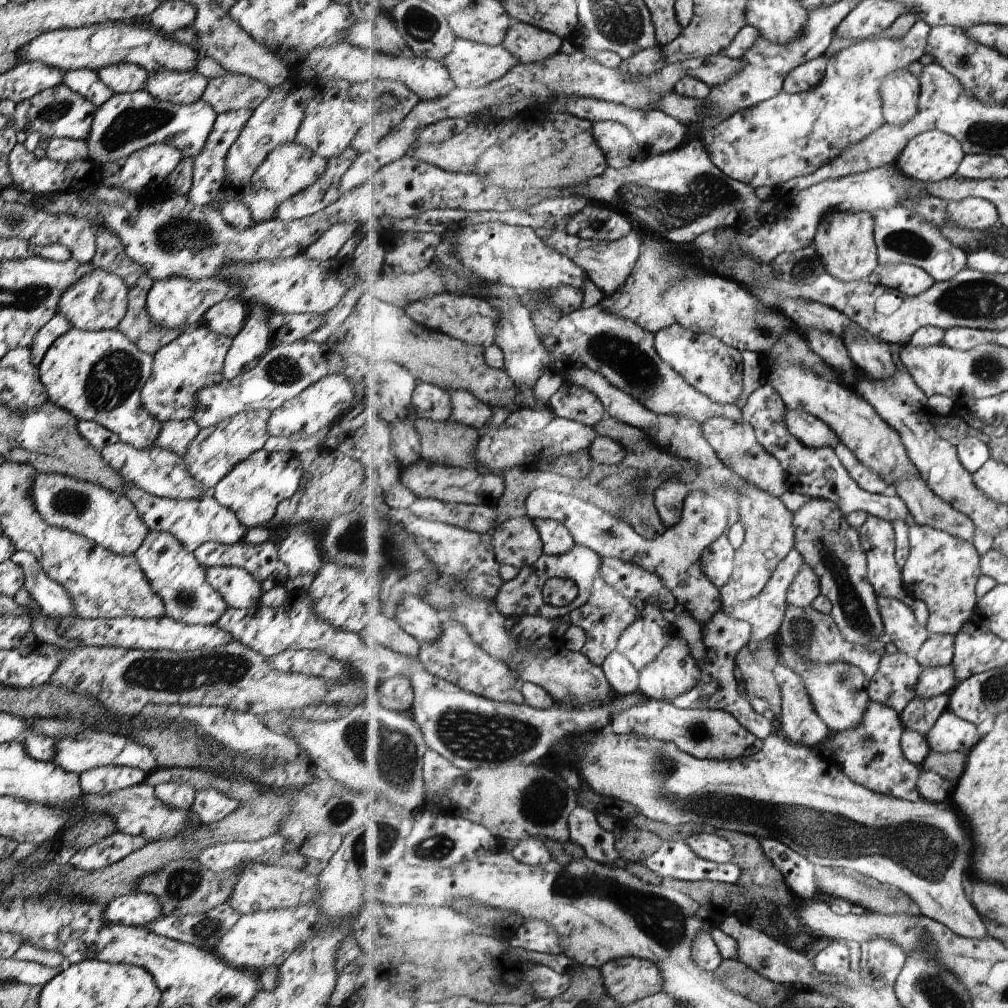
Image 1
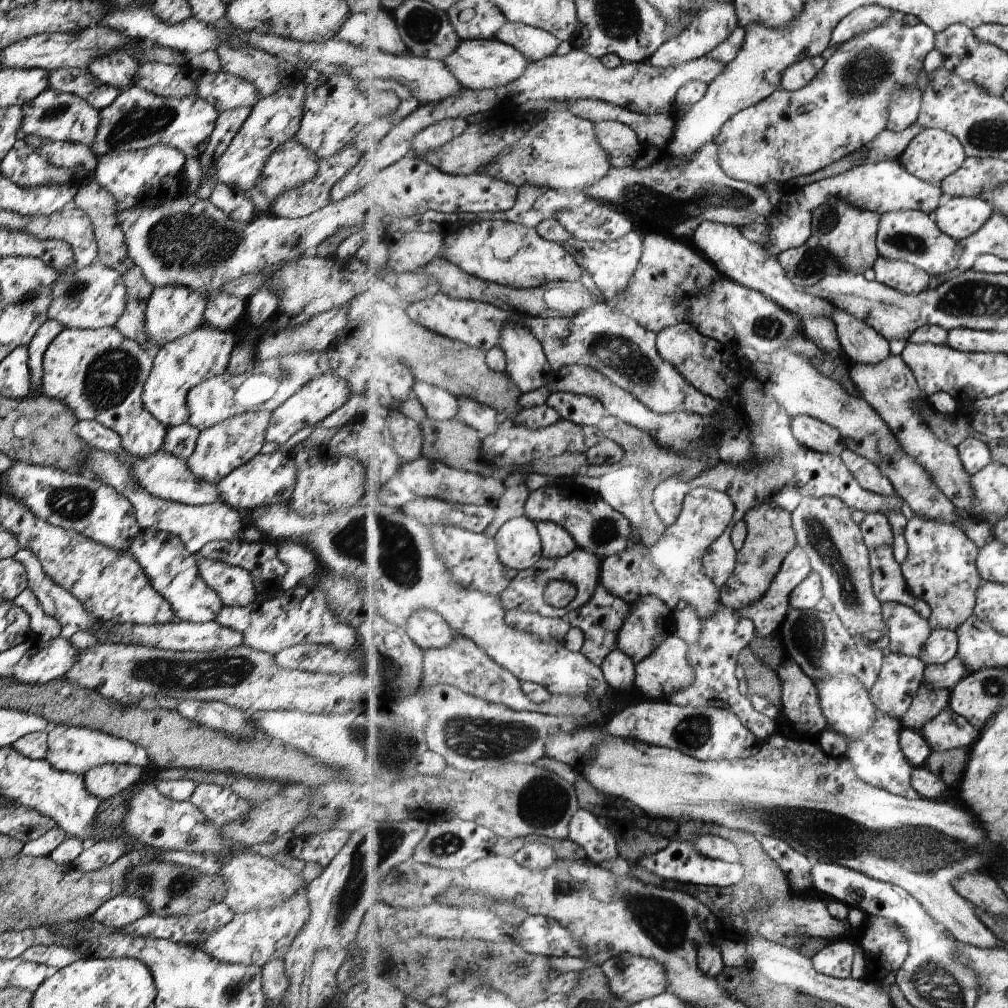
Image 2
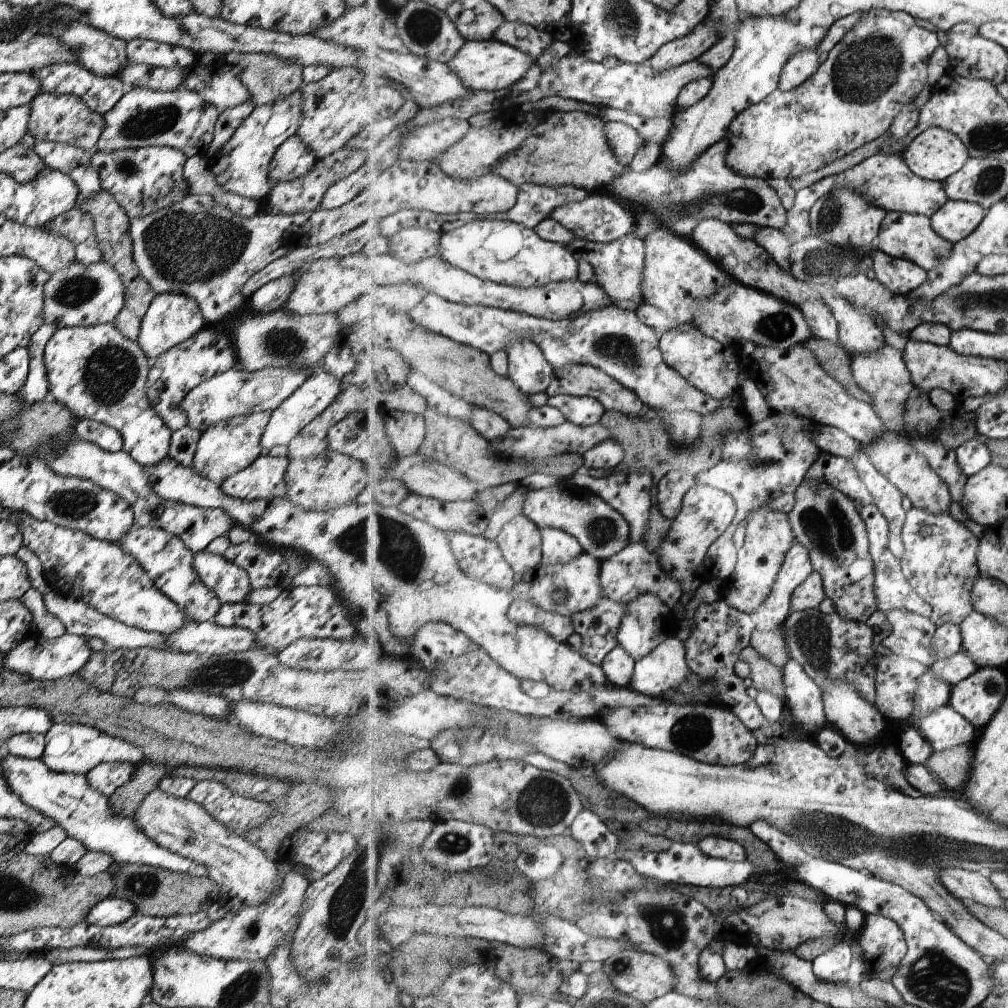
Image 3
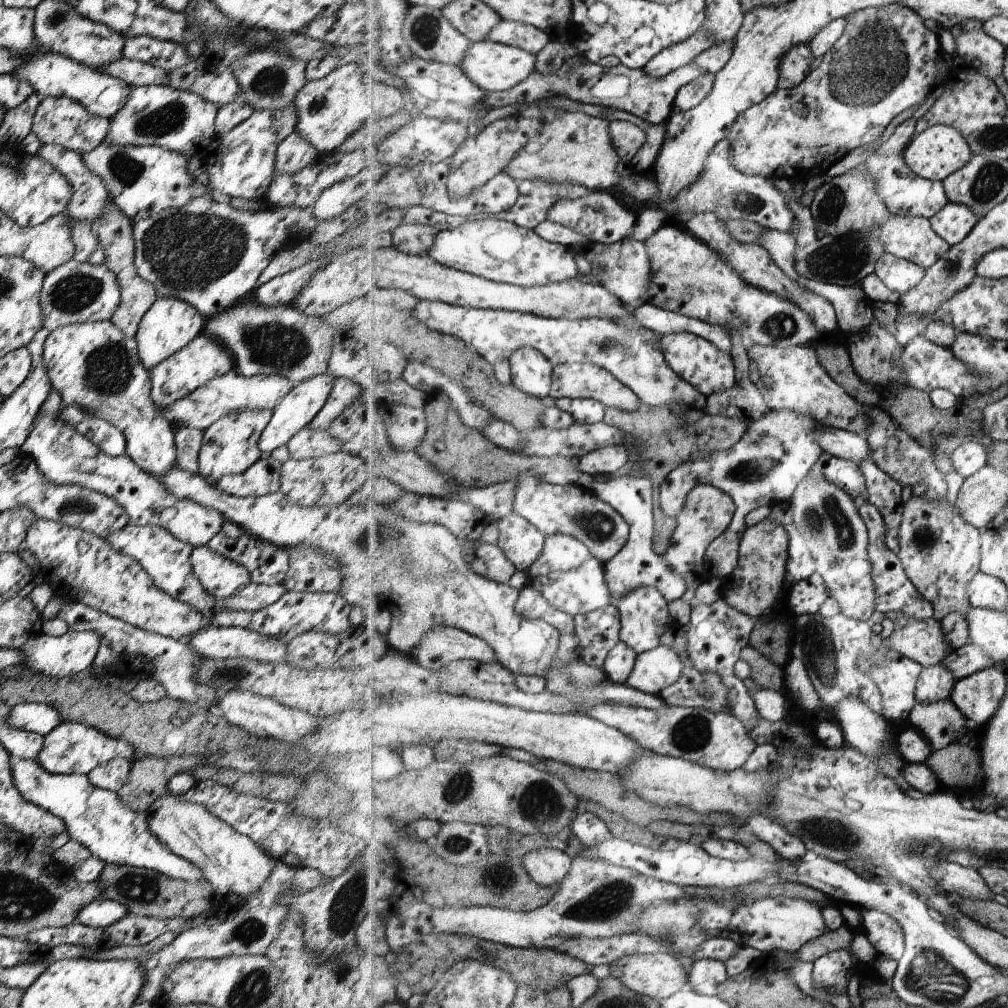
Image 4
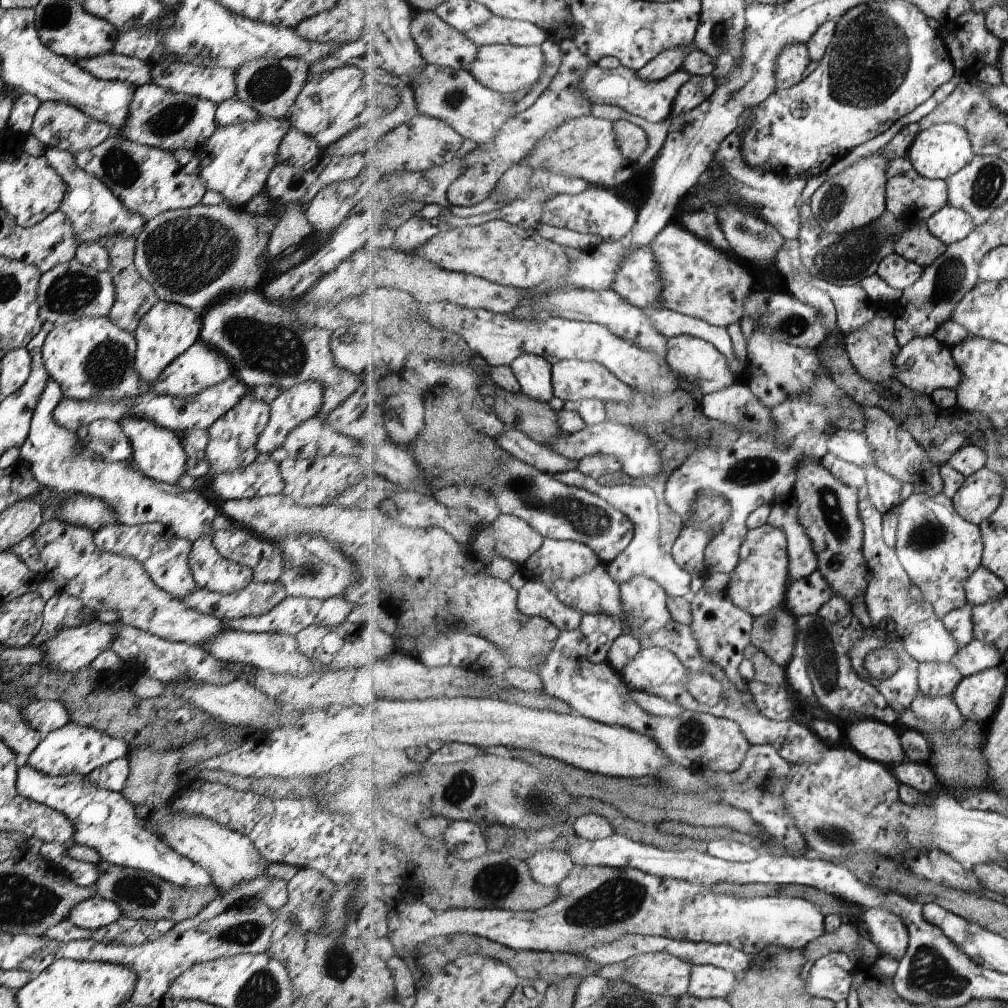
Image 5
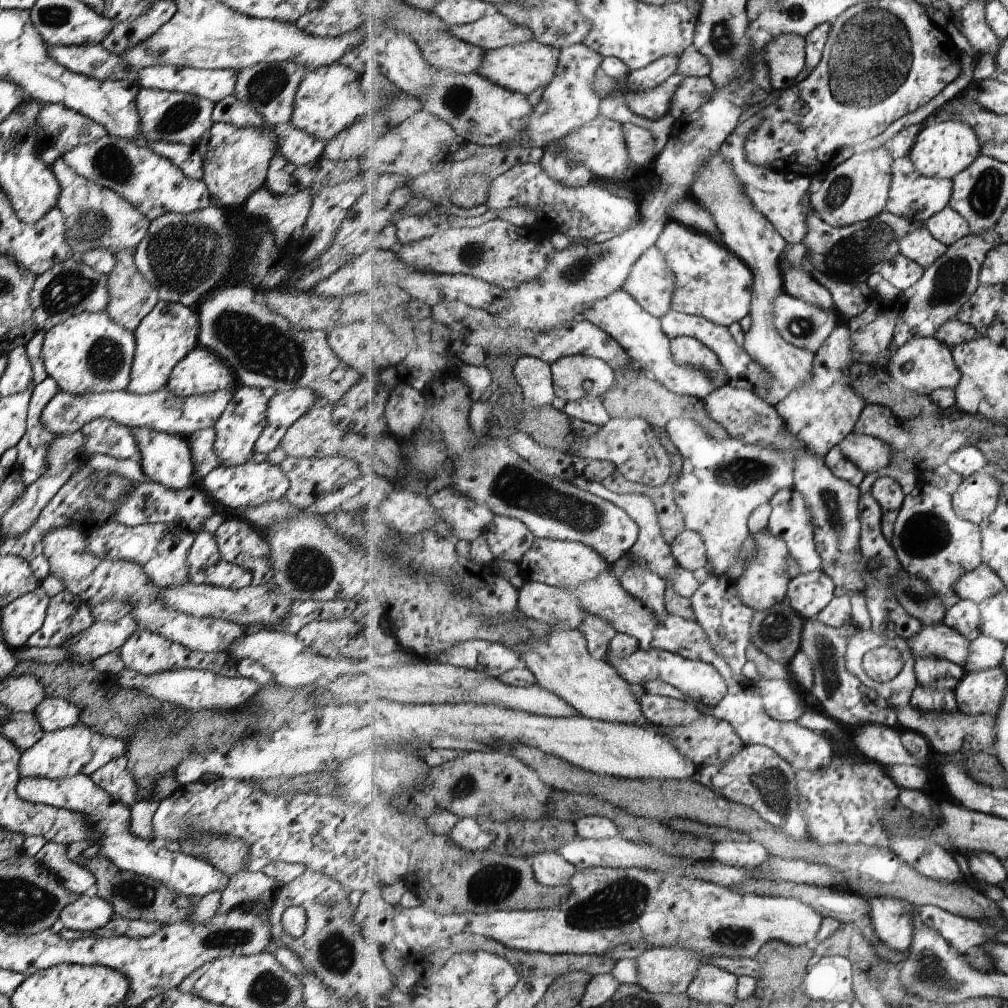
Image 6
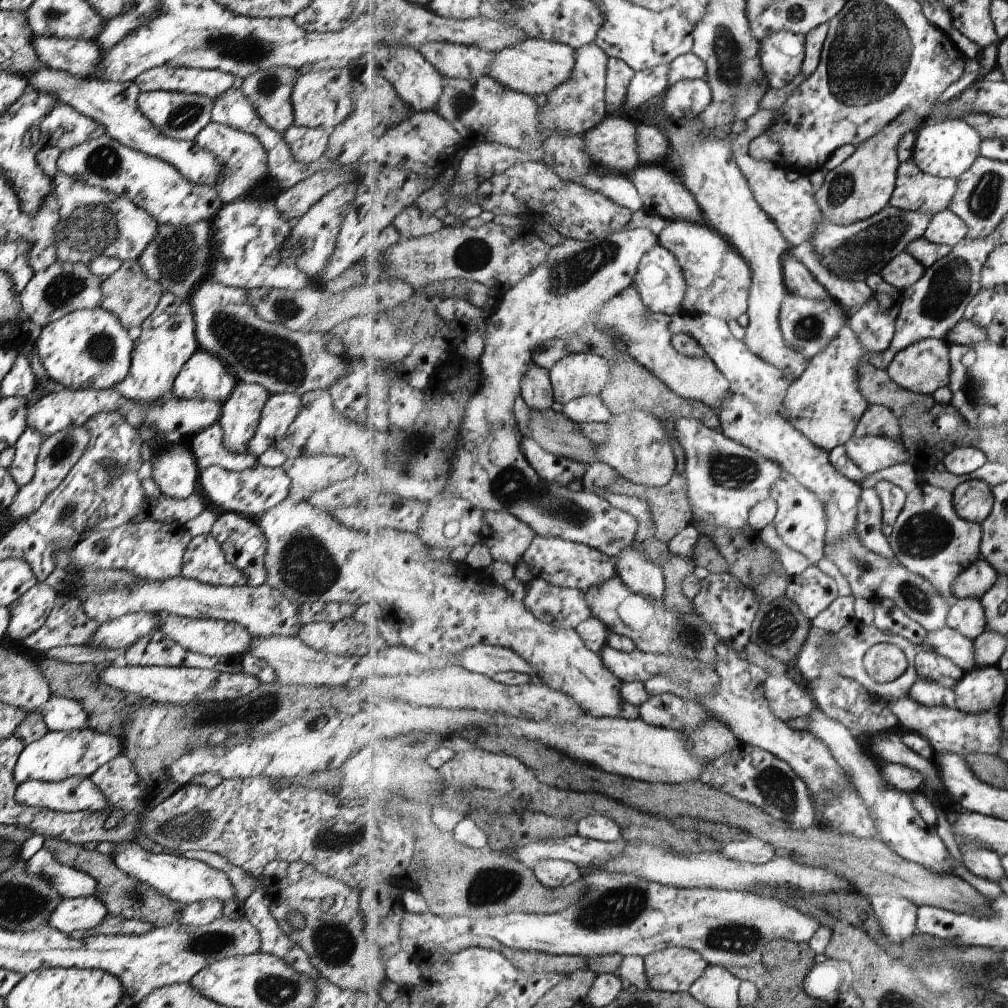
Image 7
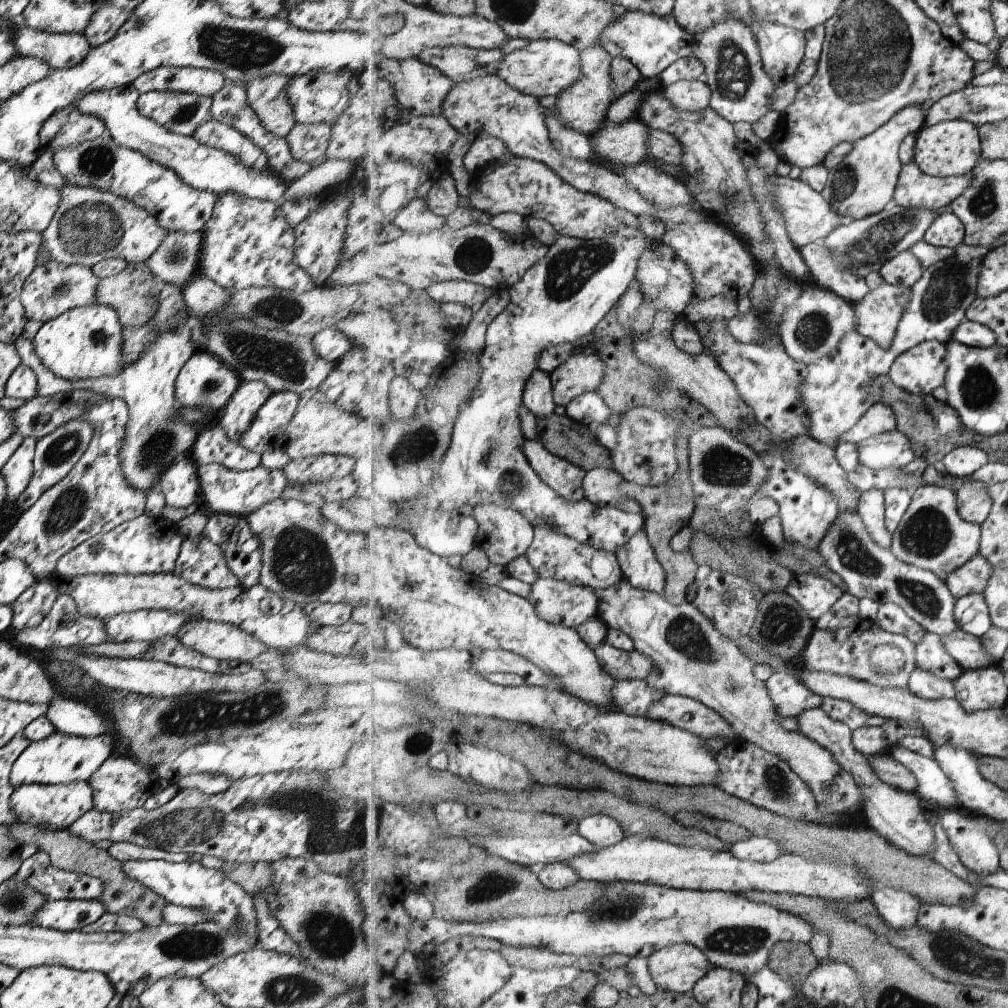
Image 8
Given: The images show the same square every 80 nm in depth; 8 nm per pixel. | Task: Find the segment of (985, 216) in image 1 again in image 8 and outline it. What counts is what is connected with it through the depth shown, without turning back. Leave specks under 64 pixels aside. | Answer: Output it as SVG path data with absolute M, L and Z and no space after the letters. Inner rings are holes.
M943 212L924 235L927 244L958 249L966 238L966 227L954 212Z

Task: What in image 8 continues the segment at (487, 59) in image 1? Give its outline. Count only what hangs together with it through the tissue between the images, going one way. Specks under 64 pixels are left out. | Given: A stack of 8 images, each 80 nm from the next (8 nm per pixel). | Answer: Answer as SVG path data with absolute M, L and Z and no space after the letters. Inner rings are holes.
M539 39L531 41L529 46L515 50L503 58L497 75L513 88L537 99L543 96L557 96L573 86L581 78L581 51L575 46L558 39Z

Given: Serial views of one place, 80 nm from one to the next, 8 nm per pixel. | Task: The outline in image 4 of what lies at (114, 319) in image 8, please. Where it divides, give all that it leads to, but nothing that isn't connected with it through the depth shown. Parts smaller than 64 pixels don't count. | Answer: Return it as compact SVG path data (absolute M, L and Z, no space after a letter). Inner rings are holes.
M109 320L69 324L49 331L43 344L42 357L50 389L59 396L62 406L78 407L85 414L106 420L117 428L125 440L124 454L139 470L160 477L176 467L174 431L150 400L148 372L139 361L134 338L123 336L123 332Z

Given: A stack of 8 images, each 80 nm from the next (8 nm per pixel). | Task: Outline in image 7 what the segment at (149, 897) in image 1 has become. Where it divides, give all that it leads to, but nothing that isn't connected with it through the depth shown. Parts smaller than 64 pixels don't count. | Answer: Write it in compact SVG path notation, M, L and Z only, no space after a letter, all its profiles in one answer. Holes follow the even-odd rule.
M93 895L62 899L51 914L47 925L58 932L70 935L79 930L95 928L107 915L105 906Z

